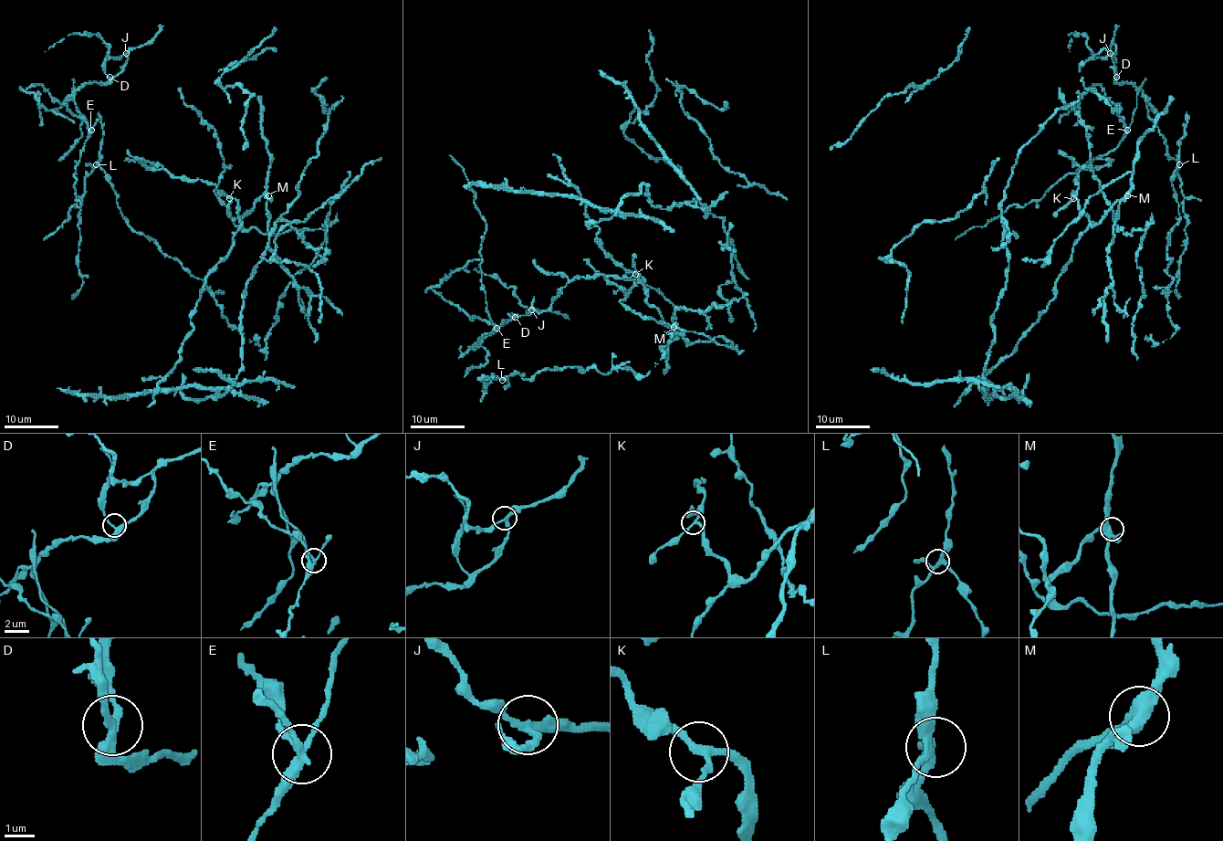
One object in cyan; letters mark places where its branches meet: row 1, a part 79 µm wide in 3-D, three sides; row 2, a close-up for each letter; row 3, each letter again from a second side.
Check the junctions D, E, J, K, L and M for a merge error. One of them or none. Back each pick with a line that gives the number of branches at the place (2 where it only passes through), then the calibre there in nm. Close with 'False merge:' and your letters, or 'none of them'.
E: 4 branches meet; 280 nm thick
False merge: E

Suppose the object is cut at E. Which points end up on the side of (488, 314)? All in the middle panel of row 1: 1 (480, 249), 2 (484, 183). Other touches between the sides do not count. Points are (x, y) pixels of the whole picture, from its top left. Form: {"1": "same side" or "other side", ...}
{"1": "same side", "2": "other side"}

